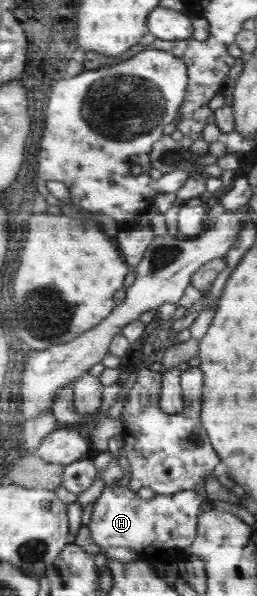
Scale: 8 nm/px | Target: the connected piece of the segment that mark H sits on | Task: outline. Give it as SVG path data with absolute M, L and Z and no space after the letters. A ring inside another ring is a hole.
M194 490L156 495L152 500L142 500L134 492L103 492L94 502L87 527L103 552L108 548L128 548L135 550L149 562L181 561L190 554L190 545L197 533L197 515L203 500Z

